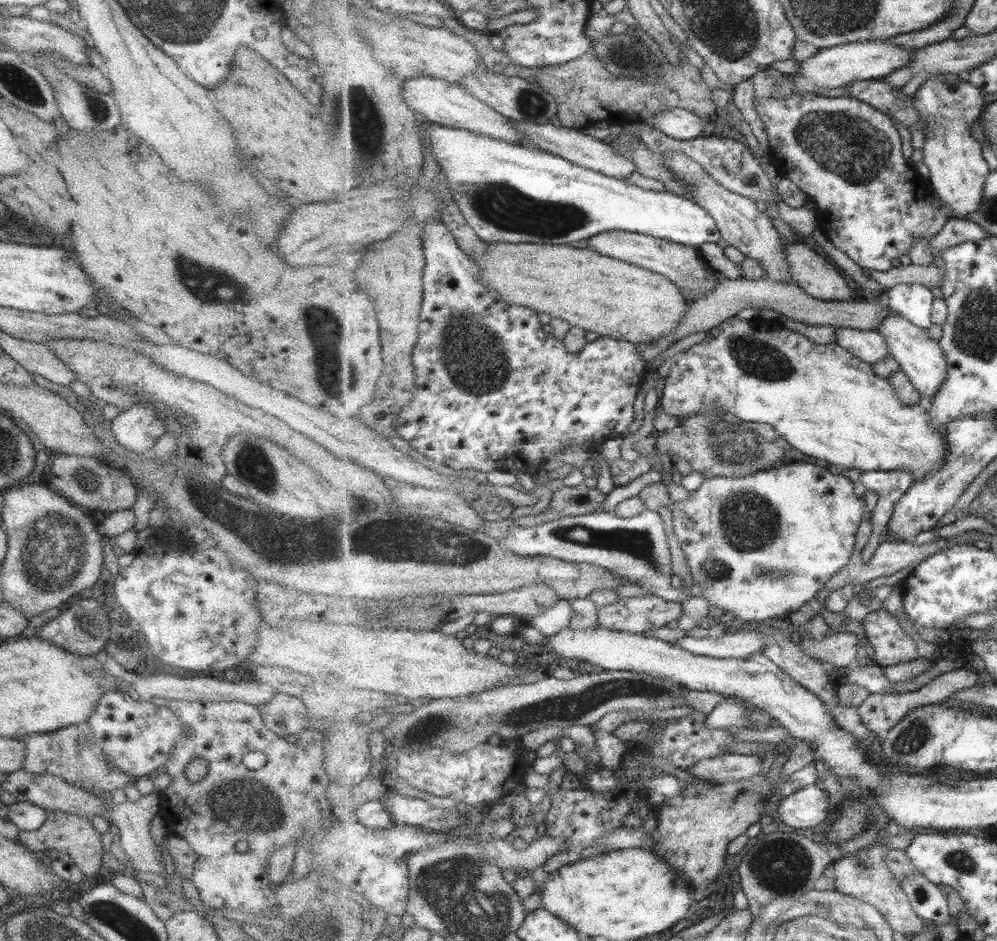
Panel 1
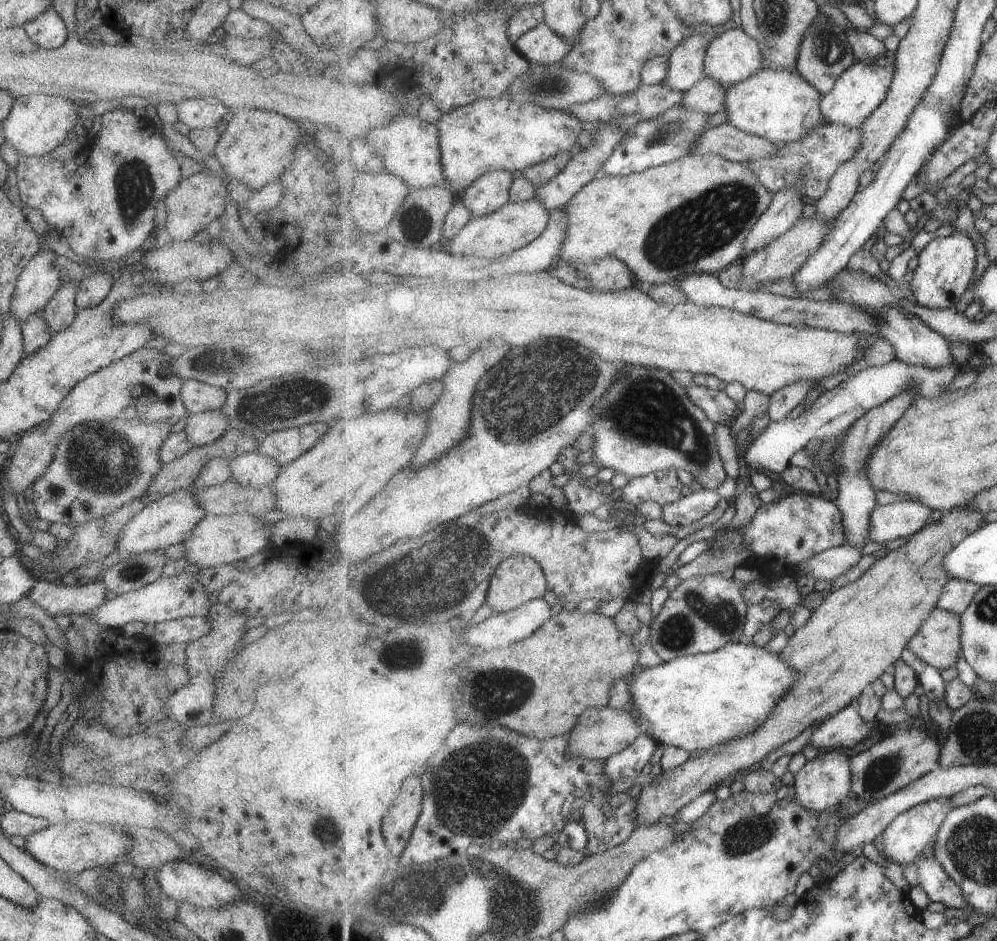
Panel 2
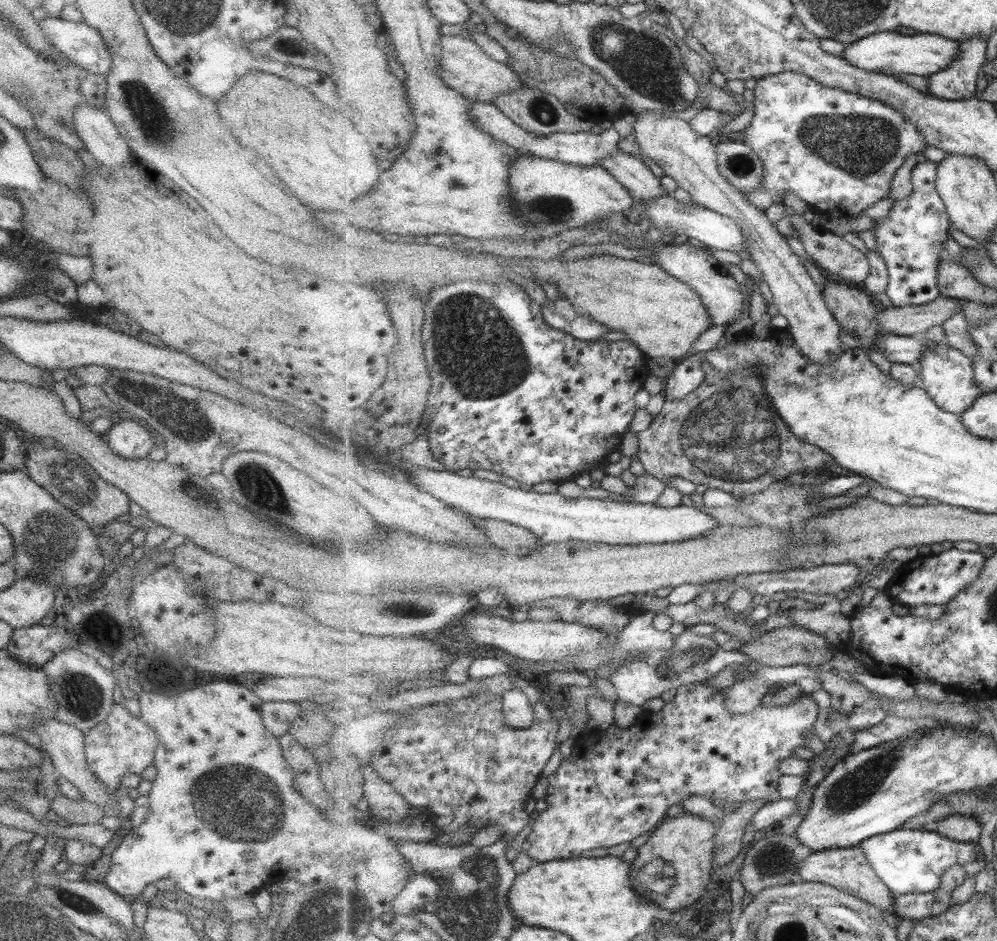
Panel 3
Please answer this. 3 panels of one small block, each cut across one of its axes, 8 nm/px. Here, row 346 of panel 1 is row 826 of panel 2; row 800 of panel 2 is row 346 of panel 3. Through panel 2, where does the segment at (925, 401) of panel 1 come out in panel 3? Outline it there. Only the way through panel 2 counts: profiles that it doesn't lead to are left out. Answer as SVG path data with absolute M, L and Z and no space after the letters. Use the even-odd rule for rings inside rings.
M929 342L920 358L918 373L921 386L943 411L962 415L981 397L981 387L976 380L972 358L957 347L947 346L943 342Z

